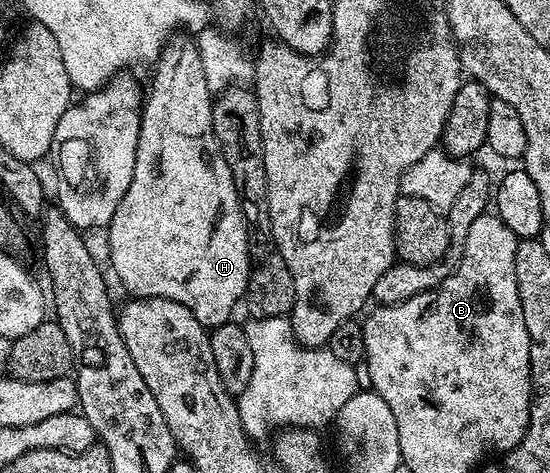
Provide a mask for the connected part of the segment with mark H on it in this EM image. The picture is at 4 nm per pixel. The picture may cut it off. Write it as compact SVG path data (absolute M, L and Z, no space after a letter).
M174 33L162 45L155 59L153 87L150 90L148 87L141 113L135 172L107 227L110 260L134 299L169 298L185 305L206 328L212 328L230 321L237 301L246 297L251 269L251 231L231 168L227 168L227 160L213 131L215 96L207 88L199 48L192 37L184 38L180 33Z

